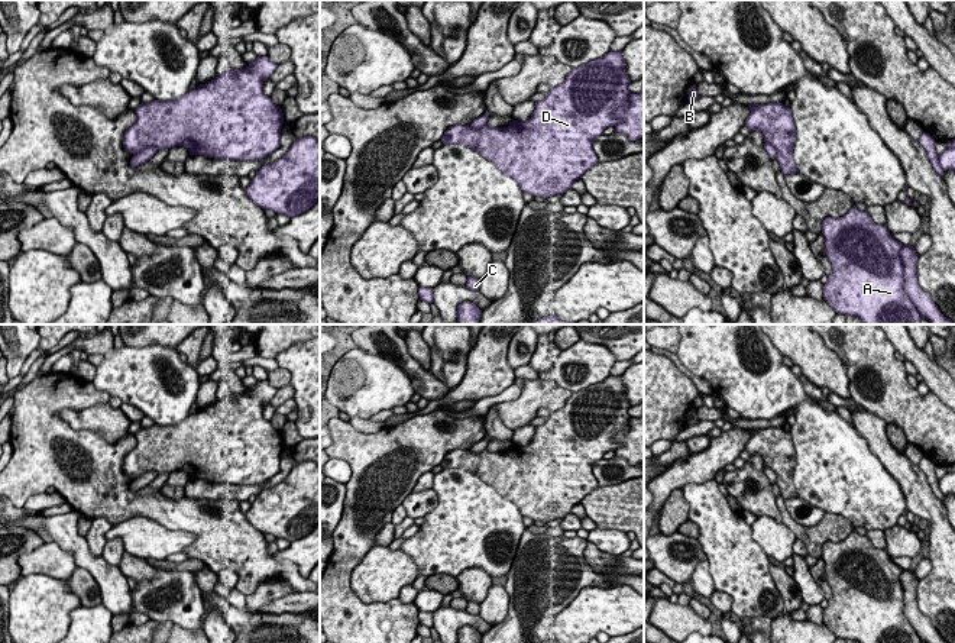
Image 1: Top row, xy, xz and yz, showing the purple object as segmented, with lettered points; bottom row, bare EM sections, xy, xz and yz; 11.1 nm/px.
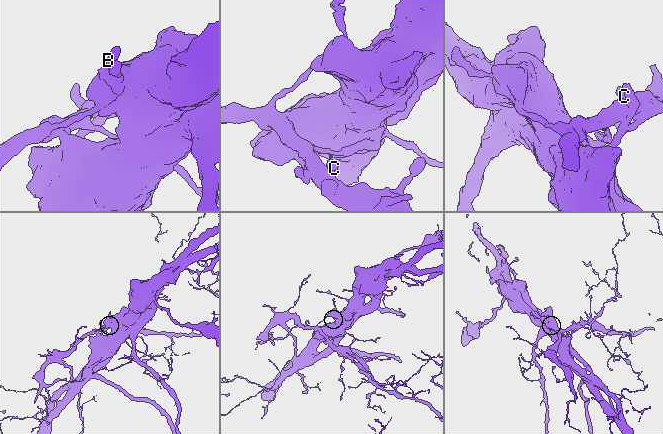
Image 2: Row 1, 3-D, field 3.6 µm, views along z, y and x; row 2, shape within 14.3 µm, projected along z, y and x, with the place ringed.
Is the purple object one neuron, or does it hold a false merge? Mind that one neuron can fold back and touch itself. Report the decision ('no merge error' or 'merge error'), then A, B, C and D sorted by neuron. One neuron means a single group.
merge error; groups A C D / B

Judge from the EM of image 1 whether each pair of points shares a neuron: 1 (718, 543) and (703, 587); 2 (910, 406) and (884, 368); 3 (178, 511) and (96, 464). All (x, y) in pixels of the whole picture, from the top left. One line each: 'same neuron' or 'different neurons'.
1: different neurons
2: same neuron
3: same neuron

